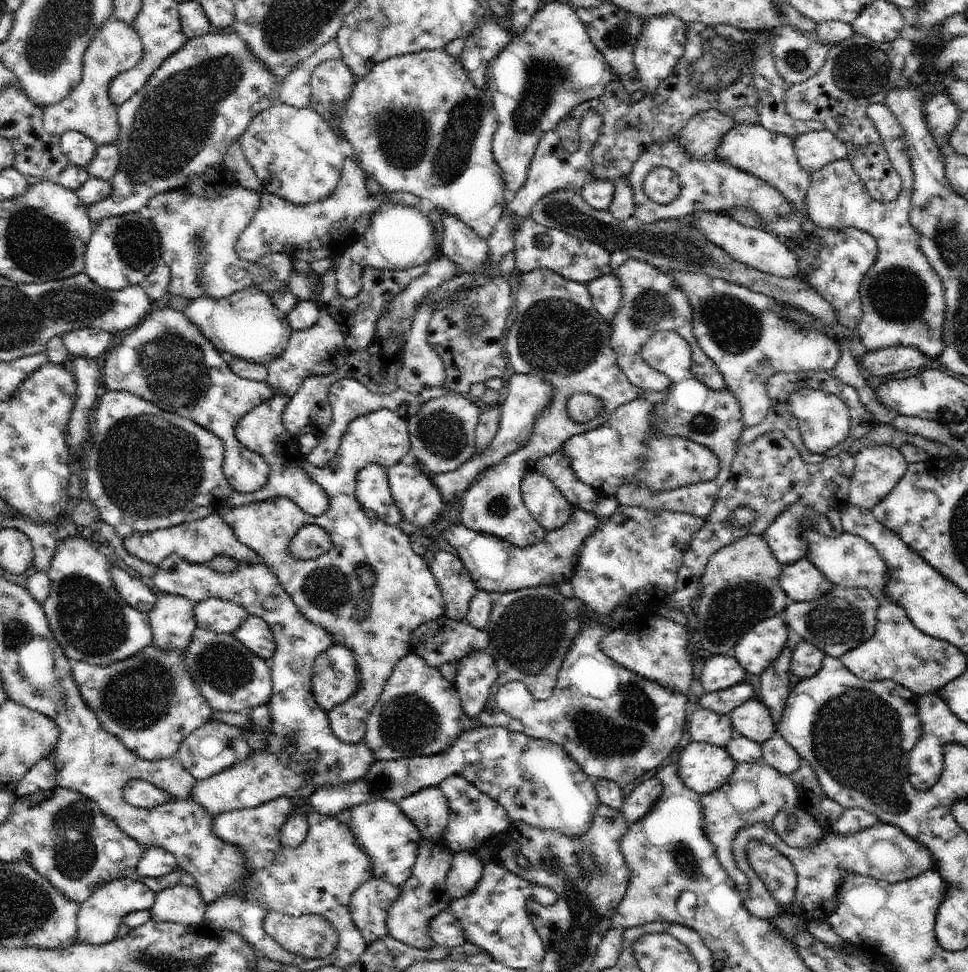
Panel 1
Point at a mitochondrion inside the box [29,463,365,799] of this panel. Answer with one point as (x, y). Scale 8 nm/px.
(92, 623)

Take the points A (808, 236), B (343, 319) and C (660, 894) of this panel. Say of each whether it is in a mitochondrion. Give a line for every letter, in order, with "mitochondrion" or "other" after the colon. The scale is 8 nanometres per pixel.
A: other
B: other
C: mitochondrion

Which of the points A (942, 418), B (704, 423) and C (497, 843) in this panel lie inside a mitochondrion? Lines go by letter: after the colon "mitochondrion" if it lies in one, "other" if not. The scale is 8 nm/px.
A: other
B: mitochondrion
C: other

